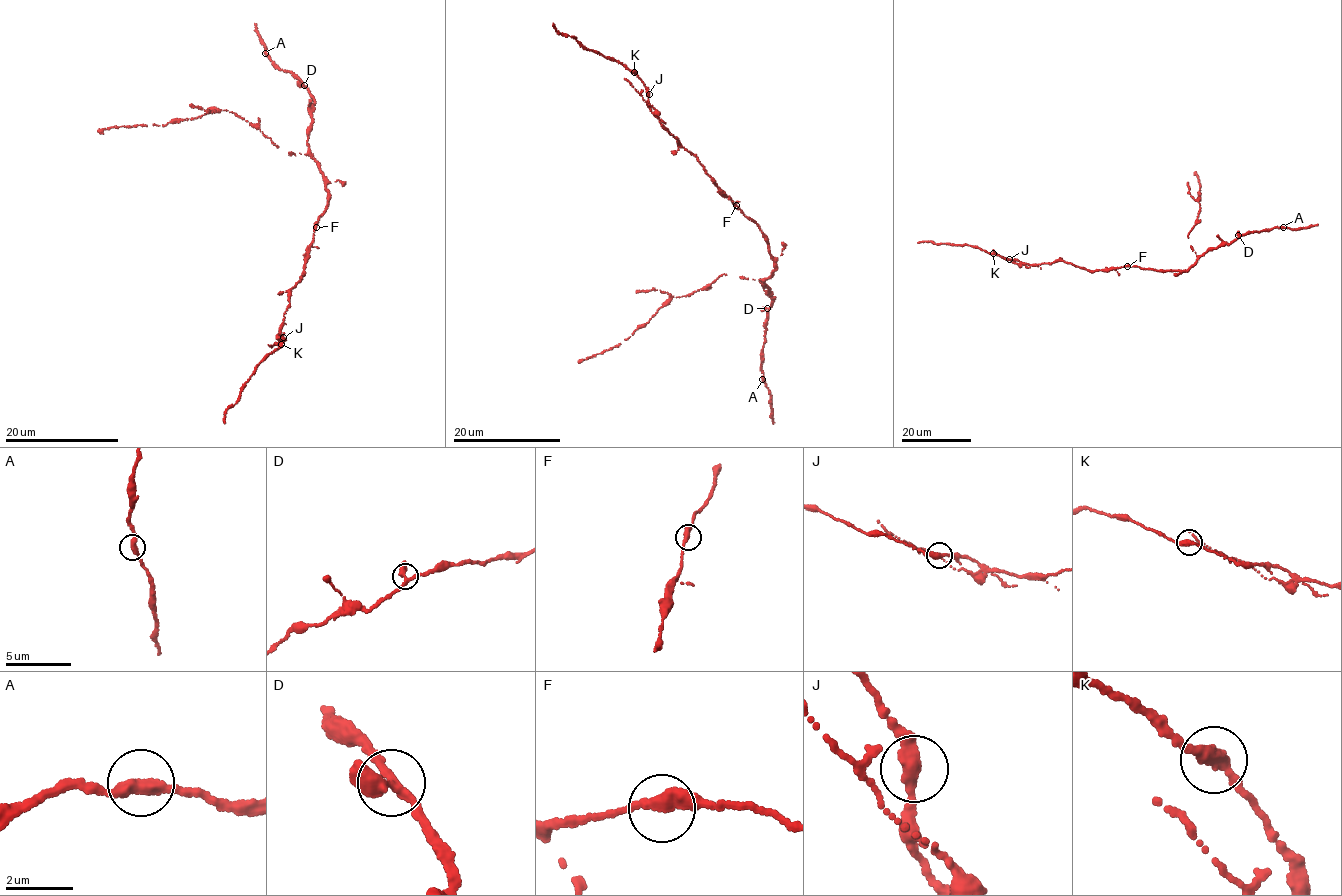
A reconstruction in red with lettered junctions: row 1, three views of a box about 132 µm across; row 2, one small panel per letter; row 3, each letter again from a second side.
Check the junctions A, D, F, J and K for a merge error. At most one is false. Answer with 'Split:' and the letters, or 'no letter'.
Split: no letter

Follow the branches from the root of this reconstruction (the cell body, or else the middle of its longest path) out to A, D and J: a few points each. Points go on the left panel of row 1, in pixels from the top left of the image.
A: (314, 231), (328, 206), (328, 194), (307, 141), (314, 101), (300, 79), (290, 71), (280, 70), (265, 53)
D: (314, 231), (317, 219), (328, 206), (328, 194), (307, 141), (314, 101), (303, 85)
J: (314, 231), (305, 273), (291, 289), (284, 323), (280, 334), (277, 335), (283, 337)

